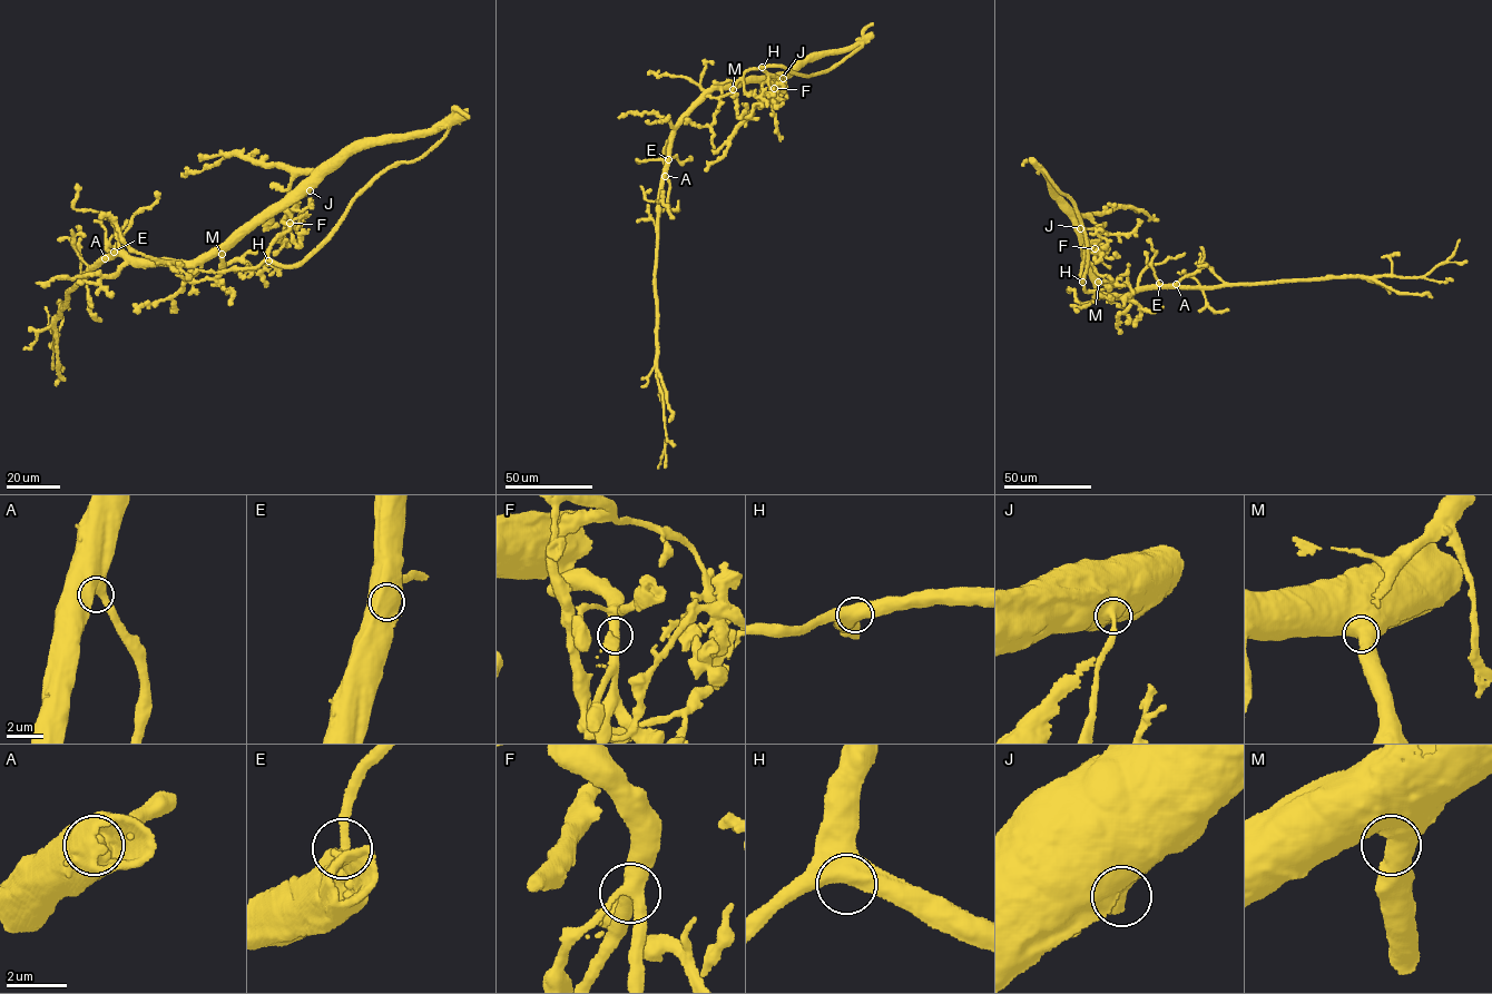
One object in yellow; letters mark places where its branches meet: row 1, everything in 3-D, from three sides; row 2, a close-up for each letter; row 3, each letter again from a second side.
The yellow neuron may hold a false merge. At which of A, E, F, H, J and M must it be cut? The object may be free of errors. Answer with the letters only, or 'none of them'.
F

